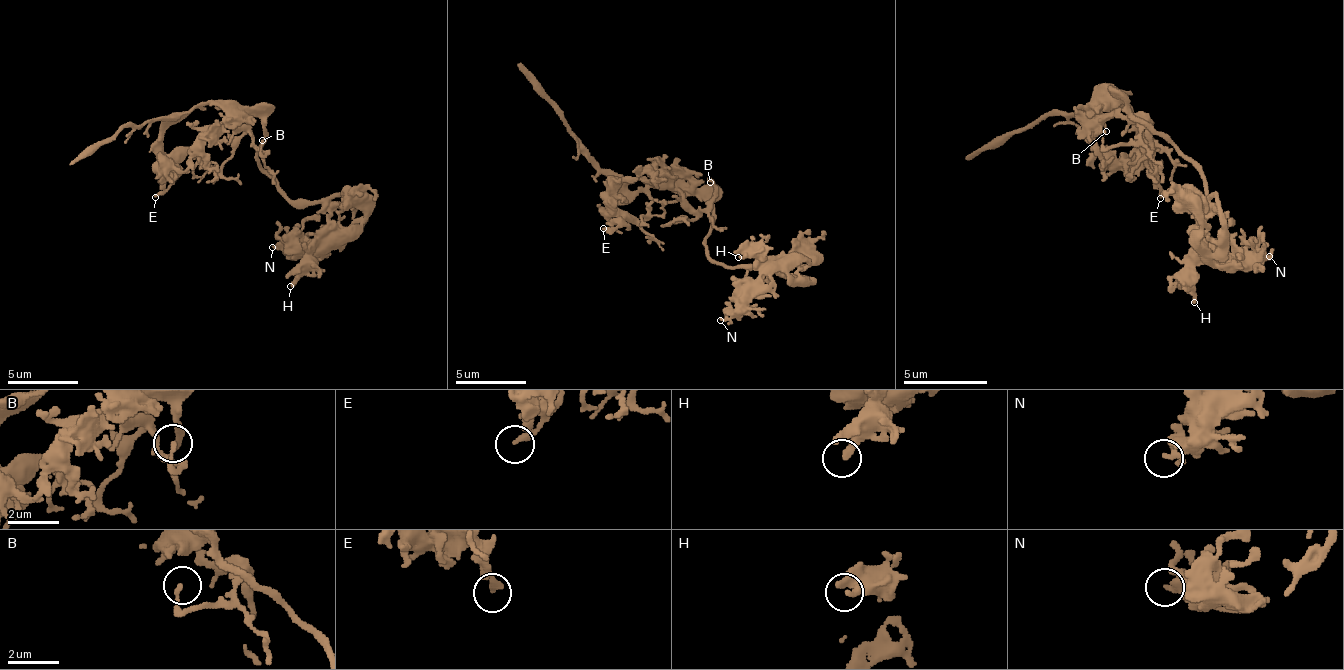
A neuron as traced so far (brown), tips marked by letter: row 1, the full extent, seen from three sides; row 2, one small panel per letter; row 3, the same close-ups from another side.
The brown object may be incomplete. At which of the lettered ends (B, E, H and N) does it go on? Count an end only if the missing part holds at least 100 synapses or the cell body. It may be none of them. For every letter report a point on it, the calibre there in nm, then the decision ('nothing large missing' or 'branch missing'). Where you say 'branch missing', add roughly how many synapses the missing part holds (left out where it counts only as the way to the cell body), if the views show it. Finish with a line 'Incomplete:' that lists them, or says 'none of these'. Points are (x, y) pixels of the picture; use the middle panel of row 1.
B: at (710, 182); 130 nm thick; nothing large missing
E: at (603, 228); 280 nm thick; nothing large missing
H: at (738, 257); 240 nm thick; nothing large missing
N: at (720, 320); 170 nm thick; nothing large missing
Incomplete: none of these

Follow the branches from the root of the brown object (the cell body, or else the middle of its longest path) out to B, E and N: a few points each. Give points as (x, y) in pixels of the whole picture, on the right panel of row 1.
B: (1127, 106), (1114, 102), (1118, 110), (1139, 123), (1139, 139), (1106, 148), (1102, 143), (1106, 131)
E: (1127, 106), (1114, 89), (1144, 135), (1144, 168), (1160, 198)
N: (1127, 106), (1160, 131), (1198, 168), (1206, 189), (1198, 231), (1206, 239), (1240, 239), (1252, 252), (1269, 256)

